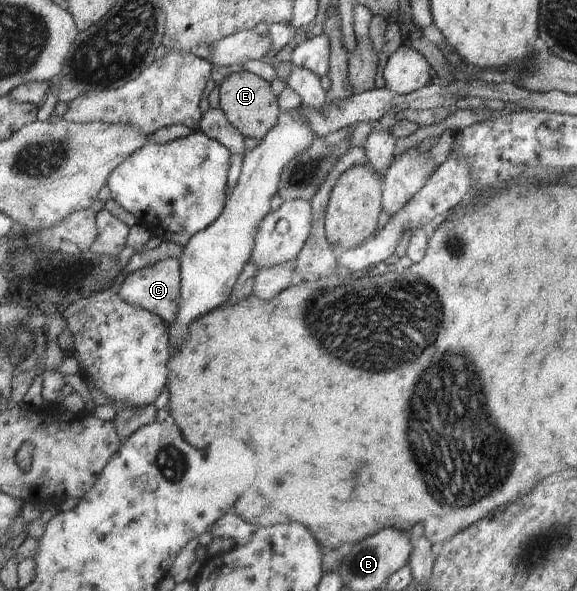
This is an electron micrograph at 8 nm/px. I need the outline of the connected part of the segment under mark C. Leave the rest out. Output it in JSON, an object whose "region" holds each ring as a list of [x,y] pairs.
{"region":[[[177,258],[158,260],[152,266],[125,274],[120,281],[119,294],[128,304],[157,314],[169,325],[177,320],[177,308],[181,303],[181,262]]]}

